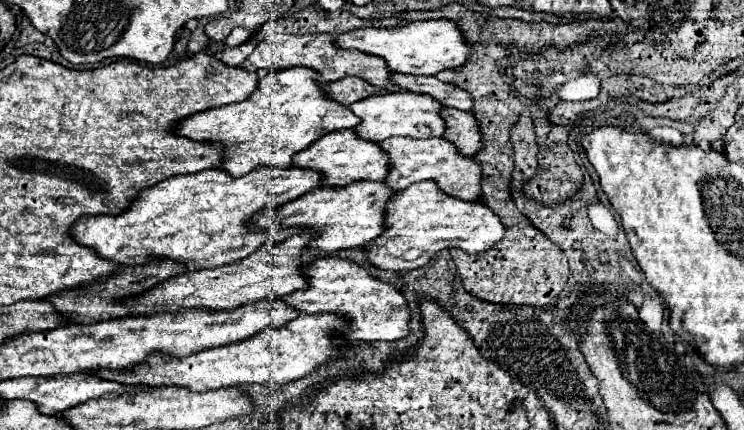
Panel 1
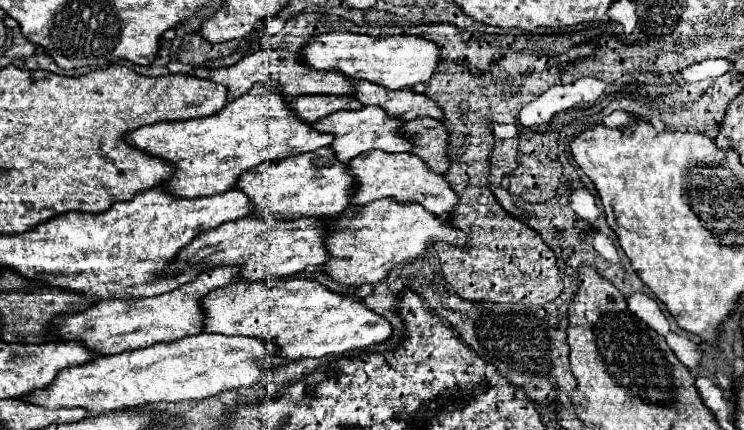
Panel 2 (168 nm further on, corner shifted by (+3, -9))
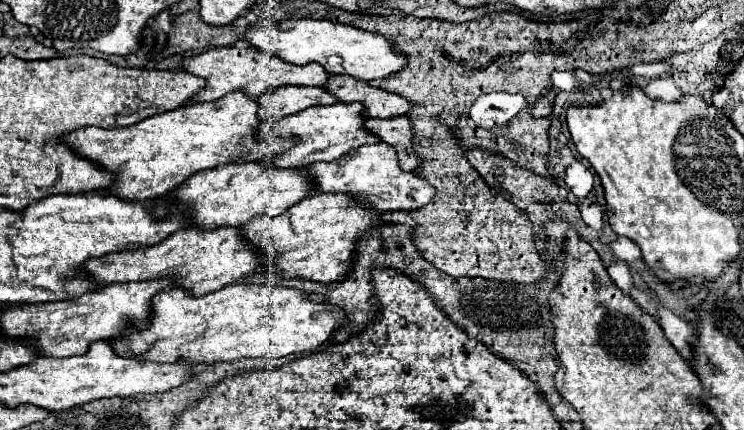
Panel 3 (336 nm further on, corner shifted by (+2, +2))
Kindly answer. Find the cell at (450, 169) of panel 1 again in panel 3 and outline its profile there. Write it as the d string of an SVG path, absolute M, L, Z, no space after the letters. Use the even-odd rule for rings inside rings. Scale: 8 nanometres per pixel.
M384 142L366 144L334 162L314 162L308 168L310 174L314 176L314 184L318 184L318 192L350 194L370 210L378 210L378 212L408 210L410 212L434 200L434 188L426 180L418 178L414 172L404 172L398 166L398 156L394 148L390 148Z

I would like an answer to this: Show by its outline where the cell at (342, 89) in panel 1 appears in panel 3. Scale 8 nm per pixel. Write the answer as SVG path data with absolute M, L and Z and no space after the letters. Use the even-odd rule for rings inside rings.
M282 86L260 96L258 116L266 122L276 122L282 116L296 114L310 106L328 106L334 104L334 96L324 88L306 88L306 86Z

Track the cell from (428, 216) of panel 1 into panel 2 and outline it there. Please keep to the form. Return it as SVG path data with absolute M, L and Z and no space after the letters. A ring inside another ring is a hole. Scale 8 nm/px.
M381 199L367 205L349 205L331 223L333 233L327 239L331 259L325 263L325 271L343 285L381 283L393 269L401 269L421 259L429 245L443 241L455 247L467 247L469 235L453 227L447 219L437 217L419 203L399 203L395 199Z

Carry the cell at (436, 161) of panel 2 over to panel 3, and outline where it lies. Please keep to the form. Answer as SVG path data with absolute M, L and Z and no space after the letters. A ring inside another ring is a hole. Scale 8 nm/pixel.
M396 116L396 118L368 118L366 120L366 130L374 132L382 142L390 144L398 152L398 162L402 170L414 172L418 168L418 158L412 150L412 130L410 130L410 120L406 116Z

